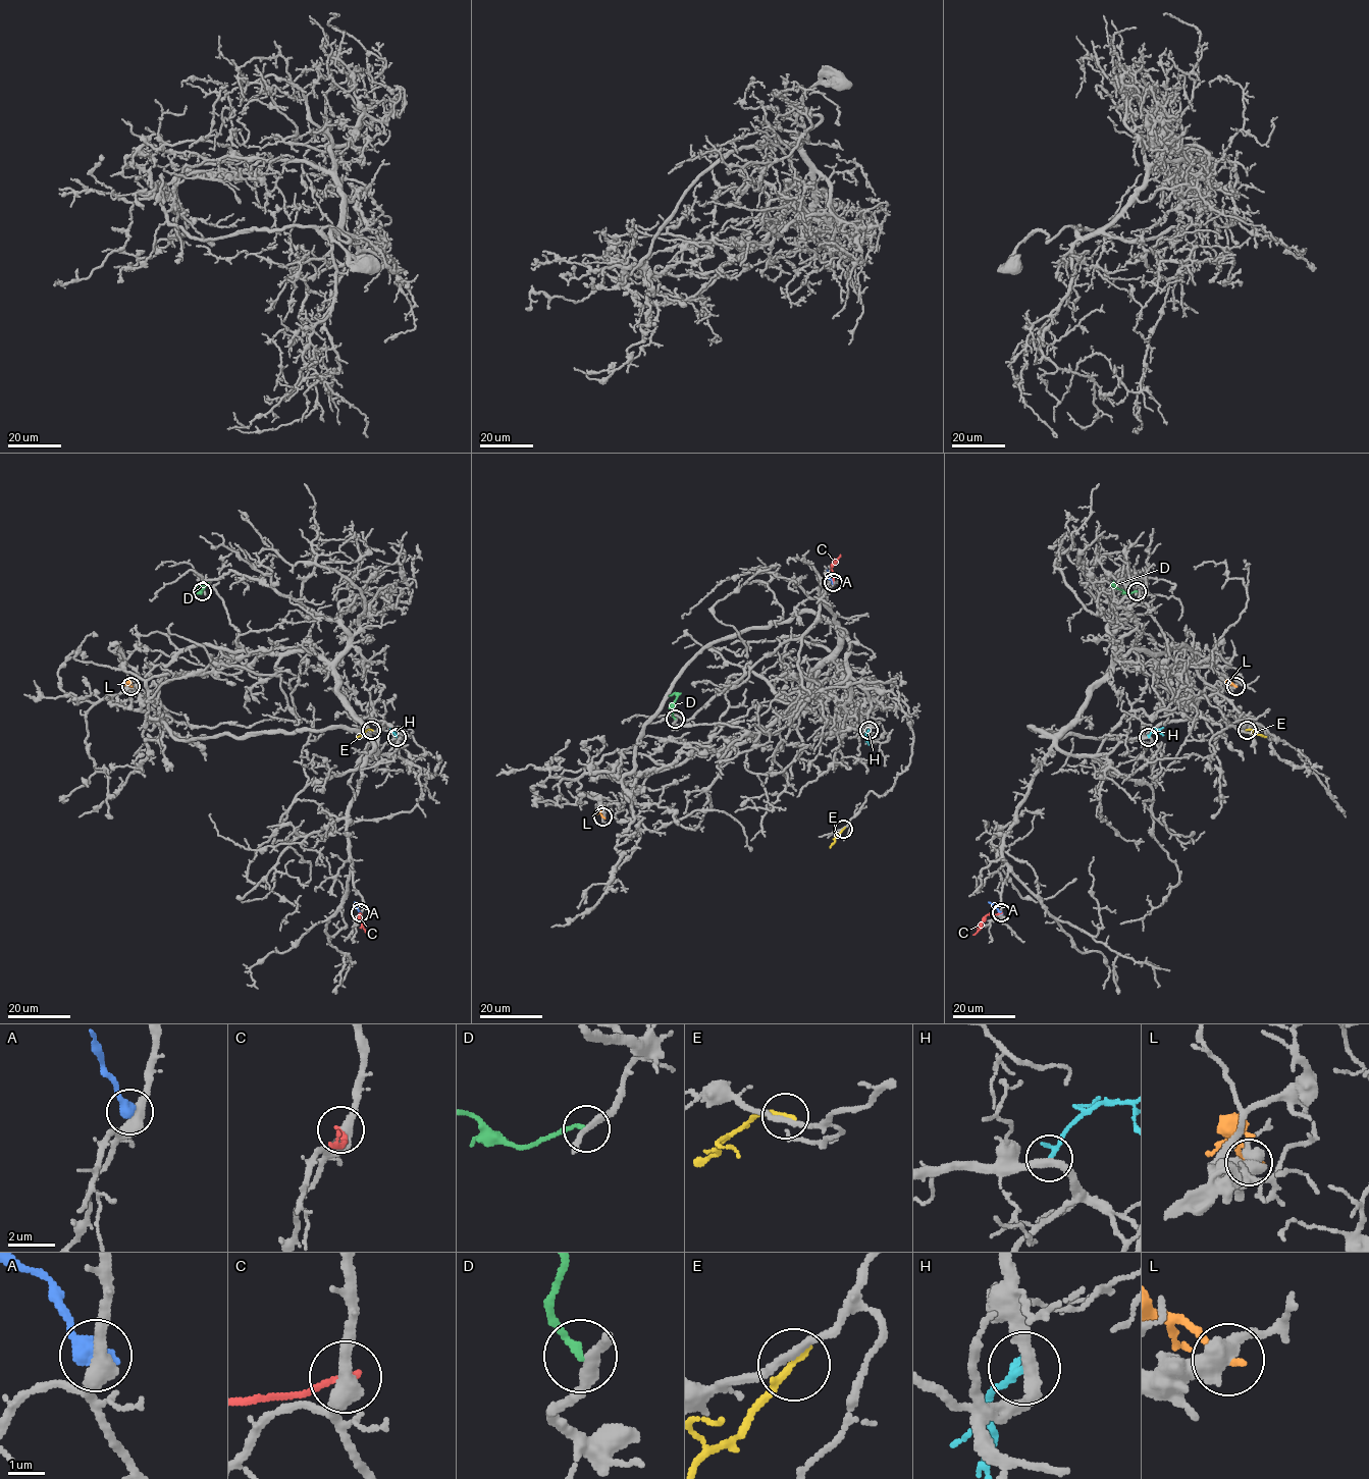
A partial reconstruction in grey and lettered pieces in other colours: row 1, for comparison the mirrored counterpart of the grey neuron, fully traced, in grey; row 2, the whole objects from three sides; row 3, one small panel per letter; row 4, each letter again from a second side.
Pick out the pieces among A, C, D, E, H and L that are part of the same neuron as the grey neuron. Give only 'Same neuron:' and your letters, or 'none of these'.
Same neuron: H

